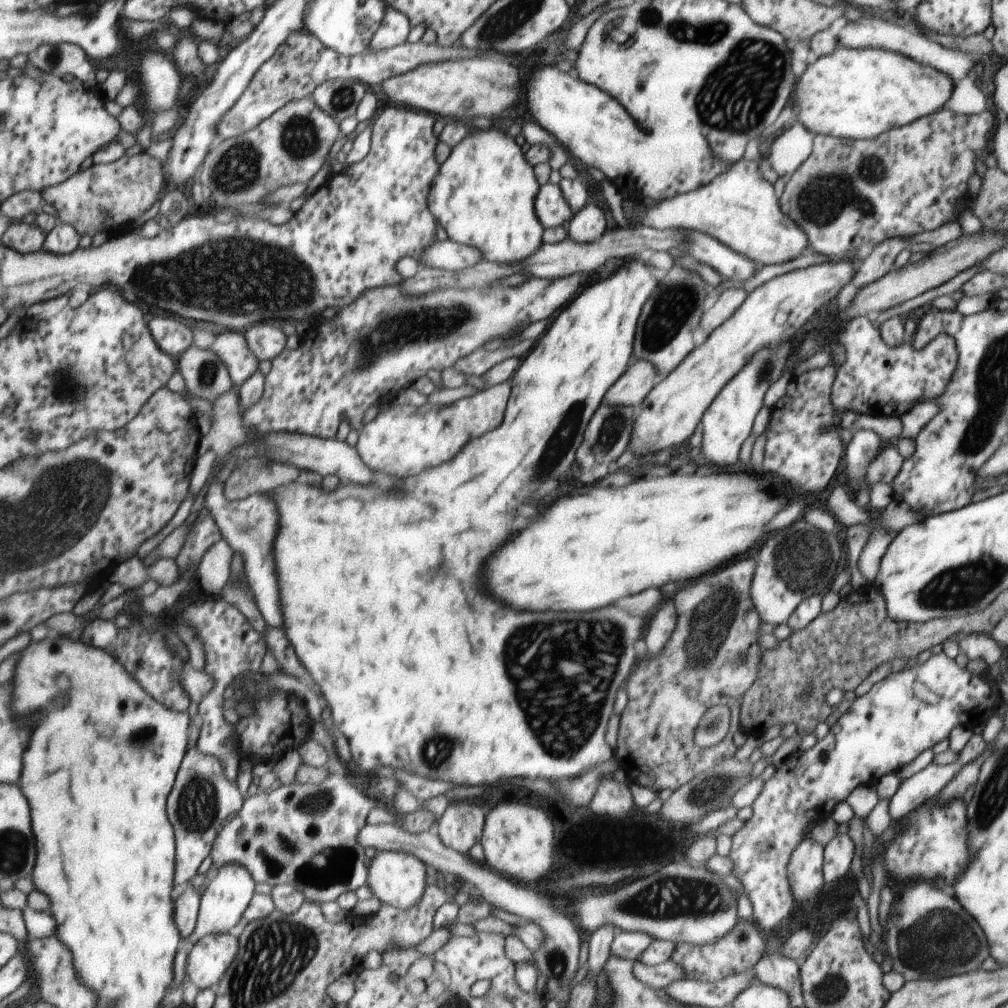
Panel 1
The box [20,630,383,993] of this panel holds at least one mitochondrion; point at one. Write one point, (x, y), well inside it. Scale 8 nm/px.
(196, 807)

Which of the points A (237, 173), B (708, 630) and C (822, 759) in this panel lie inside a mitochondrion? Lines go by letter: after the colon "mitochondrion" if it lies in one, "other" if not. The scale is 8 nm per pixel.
A: mitochondrion
B: mitochondrion
C: mitochondrion

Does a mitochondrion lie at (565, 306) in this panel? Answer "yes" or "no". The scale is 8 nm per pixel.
no

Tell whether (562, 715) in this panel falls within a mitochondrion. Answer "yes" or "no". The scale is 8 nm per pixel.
yes

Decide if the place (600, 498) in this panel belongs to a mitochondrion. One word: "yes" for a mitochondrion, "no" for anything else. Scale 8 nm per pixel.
no

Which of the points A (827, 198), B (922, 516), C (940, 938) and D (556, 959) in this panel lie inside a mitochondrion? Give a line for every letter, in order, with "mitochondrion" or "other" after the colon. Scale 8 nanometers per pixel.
A: mitochondrion
B: other
C: mitochondrion
D: mitochondrion

